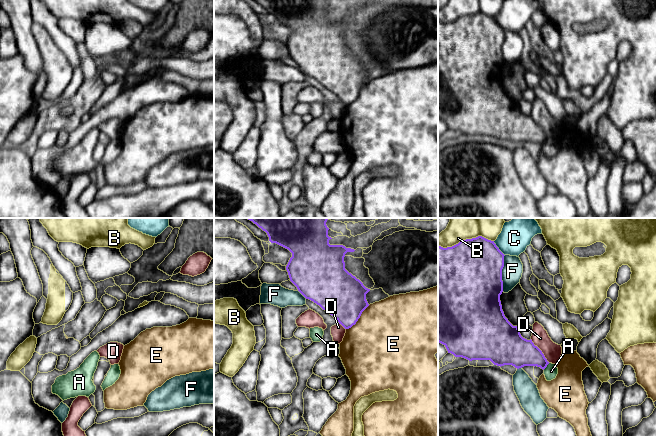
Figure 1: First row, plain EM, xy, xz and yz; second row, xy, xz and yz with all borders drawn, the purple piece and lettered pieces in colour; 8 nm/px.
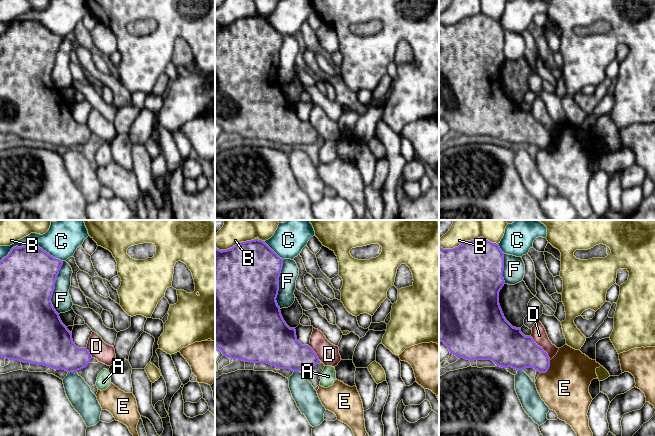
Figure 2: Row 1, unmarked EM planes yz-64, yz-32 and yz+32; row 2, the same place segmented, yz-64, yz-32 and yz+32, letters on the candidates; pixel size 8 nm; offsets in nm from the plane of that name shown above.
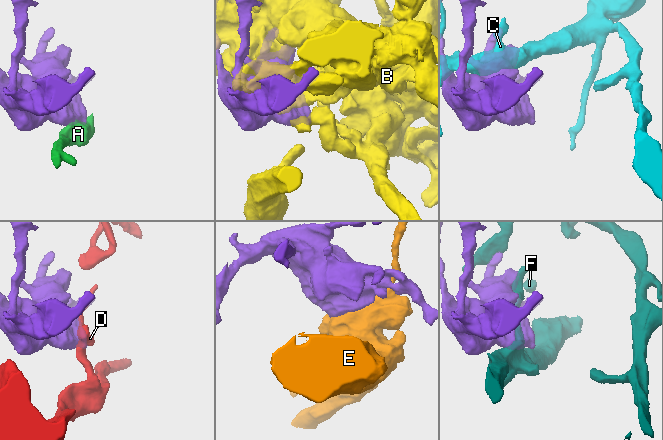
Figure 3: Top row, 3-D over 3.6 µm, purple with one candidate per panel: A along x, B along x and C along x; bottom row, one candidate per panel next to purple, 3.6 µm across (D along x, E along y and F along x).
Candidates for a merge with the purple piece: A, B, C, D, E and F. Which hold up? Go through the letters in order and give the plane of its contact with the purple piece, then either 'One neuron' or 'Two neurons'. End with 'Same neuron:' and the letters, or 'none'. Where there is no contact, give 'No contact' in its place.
A: Touches purple in yz. Two neurons
B: Touches purple in yz. Two neurons
C: Touches purple in yz. Two neurons
D: Touches purple in yz. Two neurons
E: Touches purple in xz. Two neurons
F: Touches purple in yz. Two neurons
Same neuron: none

